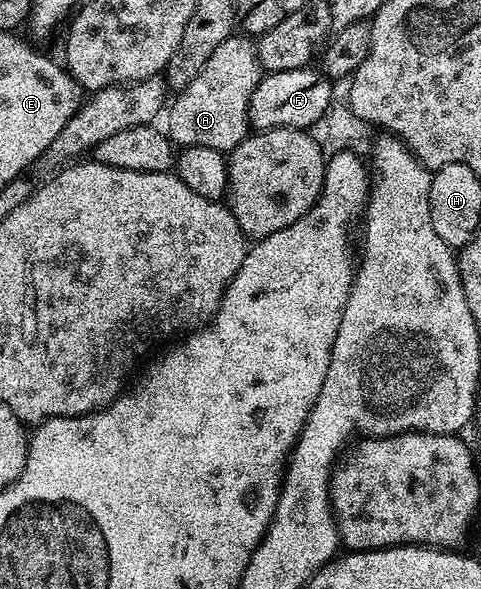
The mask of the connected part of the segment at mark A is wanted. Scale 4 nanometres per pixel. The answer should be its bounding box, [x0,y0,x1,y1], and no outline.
[164,32,263,152]

